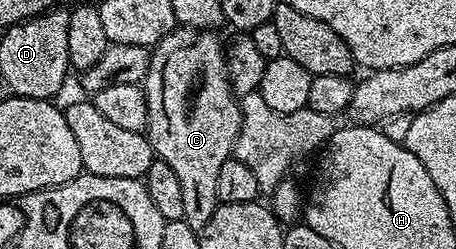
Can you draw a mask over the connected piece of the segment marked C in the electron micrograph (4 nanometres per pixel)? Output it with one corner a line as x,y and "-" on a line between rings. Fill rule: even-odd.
176,26
152,50
149,73
141,84
147,102
147,140
151,142
157,158
165,161
165,165
169,165
169,169
173,169
177,176
185,208
183,220
197,232
202,232
203,227
209,225
209,217
213,217
215,208
220,204
217,197
217,176
221,165
232,158
241,129
239,99
227,80
225,43
217,36
215,31

